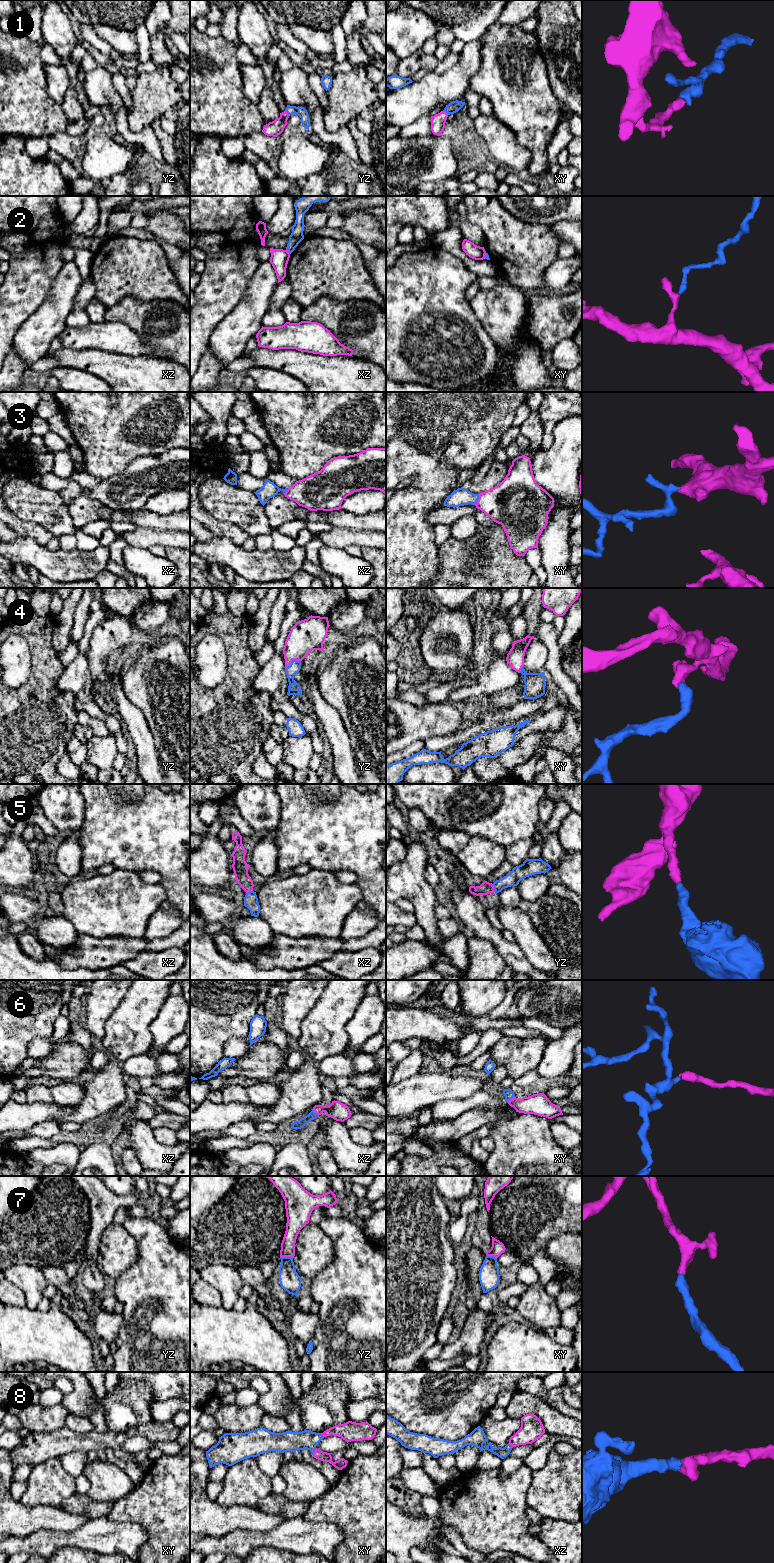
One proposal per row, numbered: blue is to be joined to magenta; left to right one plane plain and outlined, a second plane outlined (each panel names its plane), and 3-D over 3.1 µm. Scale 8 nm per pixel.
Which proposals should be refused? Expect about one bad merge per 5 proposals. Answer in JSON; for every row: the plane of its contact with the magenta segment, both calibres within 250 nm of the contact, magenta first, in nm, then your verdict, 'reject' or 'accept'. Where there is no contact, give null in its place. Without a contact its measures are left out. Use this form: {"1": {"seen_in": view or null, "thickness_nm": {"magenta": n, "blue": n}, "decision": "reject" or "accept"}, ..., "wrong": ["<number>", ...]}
{"1": {"seen_in": "xy", "thickness_nm": {"magenta": 120, "blue": 90}, "decision": "accept"}, "2": {"seen_in": "xz", "thickness_nm": {"magenta": 150, "blue": 100}, "decision": "reject"}, "3": {"seen_in": "xy", "thickness_nm": {"magenta": 340, "blue": 140}, "decision": "accept"}, "4": {"seen_in": "yz", "thickness_nm": {"magenta": 260, "blue": 90}, "decision": "accept"}, "5": {"seen_in": "yz", "thickness_nm": {"magenta": 100, "blue": 120}, "decision": "accept"}, "6": {"seen_in": "xy", "thickness_nm": {"magenta": 180, "blue": 70}, "decision": "accept"}, "7": {"seen_in": "yz", "thickness_nm": {"magenta": 130, "blue": 170}, "decision": "accept"}, "8": {"seen_in": "xy", "thickness_nm": {"magenta": 80, "blue": 160}, "decision": "accept"}, "wrong": ["2"]}

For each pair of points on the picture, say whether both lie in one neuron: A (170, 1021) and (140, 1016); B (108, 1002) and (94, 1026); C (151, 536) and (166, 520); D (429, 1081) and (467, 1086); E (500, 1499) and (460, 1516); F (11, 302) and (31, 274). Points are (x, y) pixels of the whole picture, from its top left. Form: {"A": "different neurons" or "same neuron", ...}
{"A": "different neurons", "B": "same neuron", "C": "different neurons", "D": "same neuron", "E": "same neuron", "F": "same neuron"}

